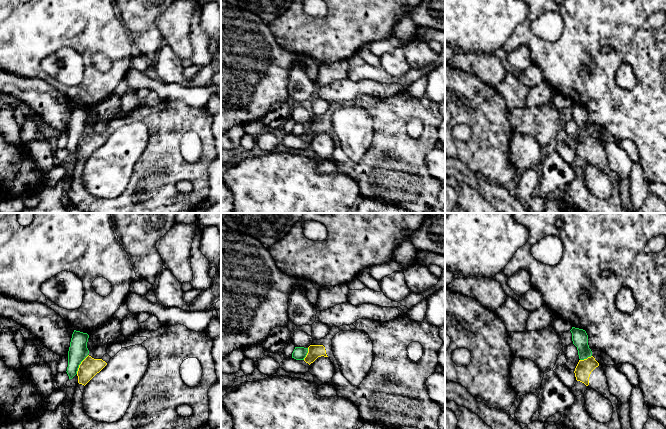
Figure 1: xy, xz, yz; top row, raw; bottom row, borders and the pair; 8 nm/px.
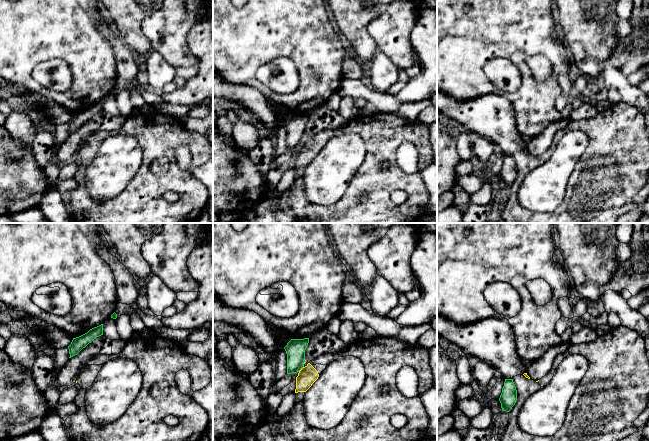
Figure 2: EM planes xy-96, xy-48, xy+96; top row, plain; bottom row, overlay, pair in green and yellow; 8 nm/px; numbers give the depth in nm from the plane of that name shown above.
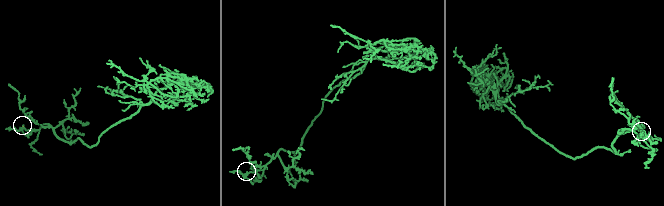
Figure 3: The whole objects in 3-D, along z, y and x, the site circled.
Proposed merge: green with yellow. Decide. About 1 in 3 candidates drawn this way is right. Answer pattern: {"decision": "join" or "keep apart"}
{"decision": "keep apart"}

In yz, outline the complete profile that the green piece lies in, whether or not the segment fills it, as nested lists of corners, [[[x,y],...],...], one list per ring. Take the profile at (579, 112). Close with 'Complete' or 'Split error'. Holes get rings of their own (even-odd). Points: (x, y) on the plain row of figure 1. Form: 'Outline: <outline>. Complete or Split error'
Outline: [[[572,103],[570,106],[572,109],[573,120],[577,123],[580,136],[587,135],[592,132],[592,127],[588,121],[588,111],[585,106]]]. Complete

